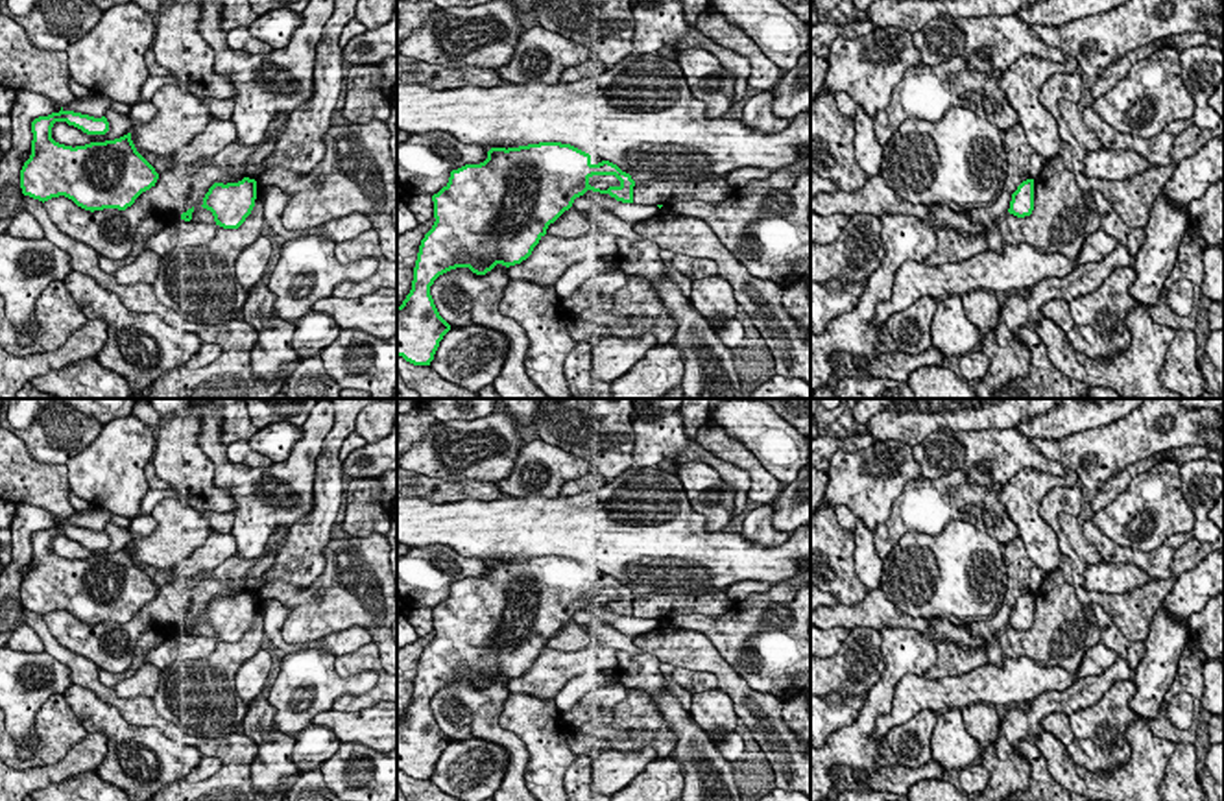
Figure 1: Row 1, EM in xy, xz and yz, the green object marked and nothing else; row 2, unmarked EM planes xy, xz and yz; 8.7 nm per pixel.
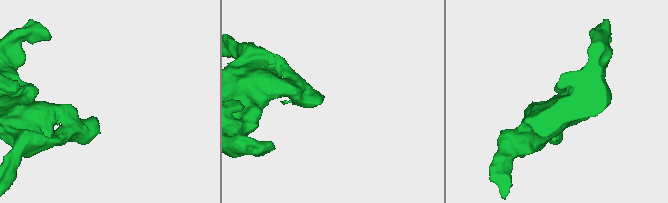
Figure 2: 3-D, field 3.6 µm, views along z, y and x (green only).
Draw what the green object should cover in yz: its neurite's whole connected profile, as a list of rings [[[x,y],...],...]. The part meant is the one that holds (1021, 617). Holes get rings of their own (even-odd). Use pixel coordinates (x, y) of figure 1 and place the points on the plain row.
[[[1034,592],[1023,594],[1017,604],[1012,607],[1008,626],[1025,631],[1034,624]]]

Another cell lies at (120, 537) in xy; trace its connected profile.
[[[113,522],[105,526],[105,532],[109,535],[109,544],[105,546],[107,554],[120,552],[127,548],[133,541],[131,532],[127,528],[116,526]]]

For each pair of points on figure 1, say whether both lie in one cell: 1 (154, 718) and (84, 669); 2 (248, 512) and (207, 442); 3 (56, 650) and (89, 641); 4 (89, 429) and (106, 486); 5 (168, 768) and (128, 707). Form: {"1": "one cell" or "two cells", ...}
{"1": "one cell", "2": "one cell", "3": "two cells", "4": "two cells", "5": "two cells"}

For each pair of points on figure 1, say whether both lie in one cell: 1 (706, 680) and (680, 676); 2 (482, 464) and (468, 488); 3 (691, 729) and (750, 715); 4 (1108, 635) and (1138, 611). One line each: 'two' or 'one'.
1: one
2: two
3: two
4: two

